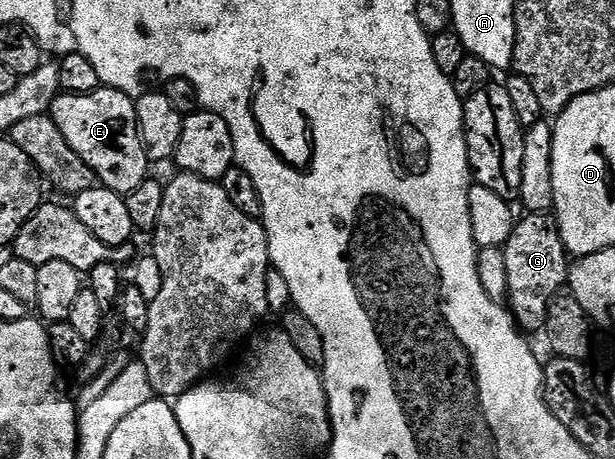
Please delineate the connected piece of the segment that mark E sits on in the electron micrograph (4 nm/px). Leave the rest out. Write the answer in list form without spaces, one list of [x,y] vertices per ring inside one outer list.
[[[103,85],[98,90],[85,95],[61,93],[53,101],[50,114],[54,125],[58,125],[62,137],[66,137],[70,149],[74,149],[74,153],[78,153],[78,157],[82,157],[82,161],[86,161],[86,165],[90,165],[90,169],[95,171],[97,180],[103,186],[126,196],[134,189],[138,189],[138,185],[142,185],[144,179],[149,178],[150,160],[142,145],[133,96]]]

